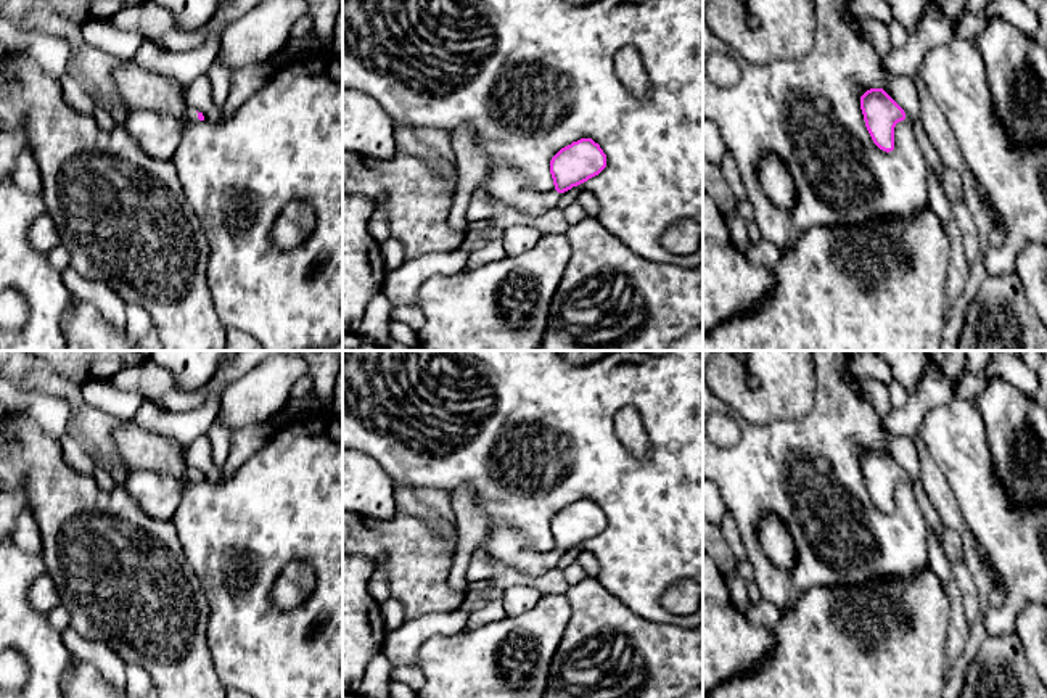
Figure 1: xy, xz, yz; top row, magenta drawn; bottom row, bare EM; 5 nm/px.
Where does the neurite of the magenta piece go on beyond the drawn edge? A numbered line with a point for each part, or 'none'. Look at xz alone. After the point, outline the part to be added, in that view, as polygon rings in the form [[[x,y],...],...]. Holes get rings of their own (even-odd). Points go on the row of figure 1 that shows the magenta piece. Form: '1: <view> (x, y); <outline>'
1: xz (505, 184); [[[502,166],[497,167],[481,187],[489,198],[515,207],[528,216],[542,216],[555,207],[561,193],[552,190],[539,193],[532,190],[519,170]]]

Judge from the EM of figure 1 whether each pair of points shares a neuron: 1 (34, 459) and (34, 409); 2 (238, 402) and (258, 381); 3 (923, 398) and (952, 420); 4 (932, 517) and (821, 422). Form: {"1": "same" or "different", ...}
{"1": "different", "2": "same", "3": "different", "4": "different"}

